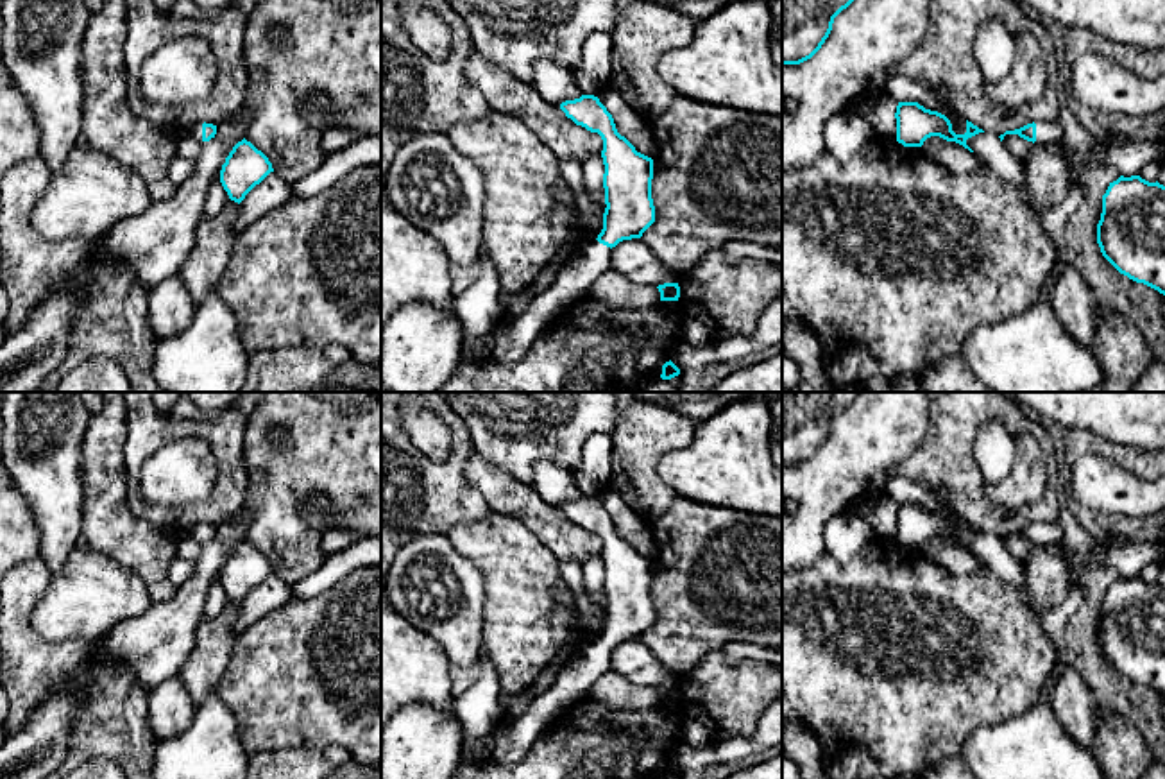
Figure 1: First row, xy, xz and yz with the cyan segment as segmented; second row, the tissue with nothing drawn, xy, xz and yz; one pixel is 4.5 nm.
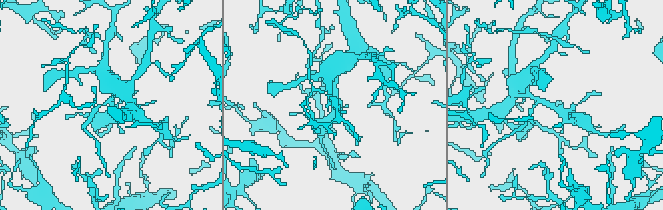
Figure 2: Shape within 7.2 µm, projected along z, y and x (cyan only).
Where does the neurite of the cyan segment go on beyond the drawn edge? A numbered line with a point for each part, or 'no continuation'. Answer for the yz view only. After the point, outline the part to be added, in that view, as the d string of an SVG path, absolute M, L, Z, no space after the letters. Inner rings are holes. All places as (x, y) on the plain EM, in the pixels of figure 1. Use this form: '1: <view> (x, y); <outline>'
1: yz (1051, 532); M1036 523L1036 543L1061 543L1059 525Z

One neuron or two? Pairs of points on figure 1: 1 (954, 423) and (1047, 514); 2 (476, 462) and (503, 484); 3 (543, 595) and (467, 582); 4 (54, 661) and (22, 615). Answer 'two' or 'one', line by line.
1: one
2: one
3: two
4: one

